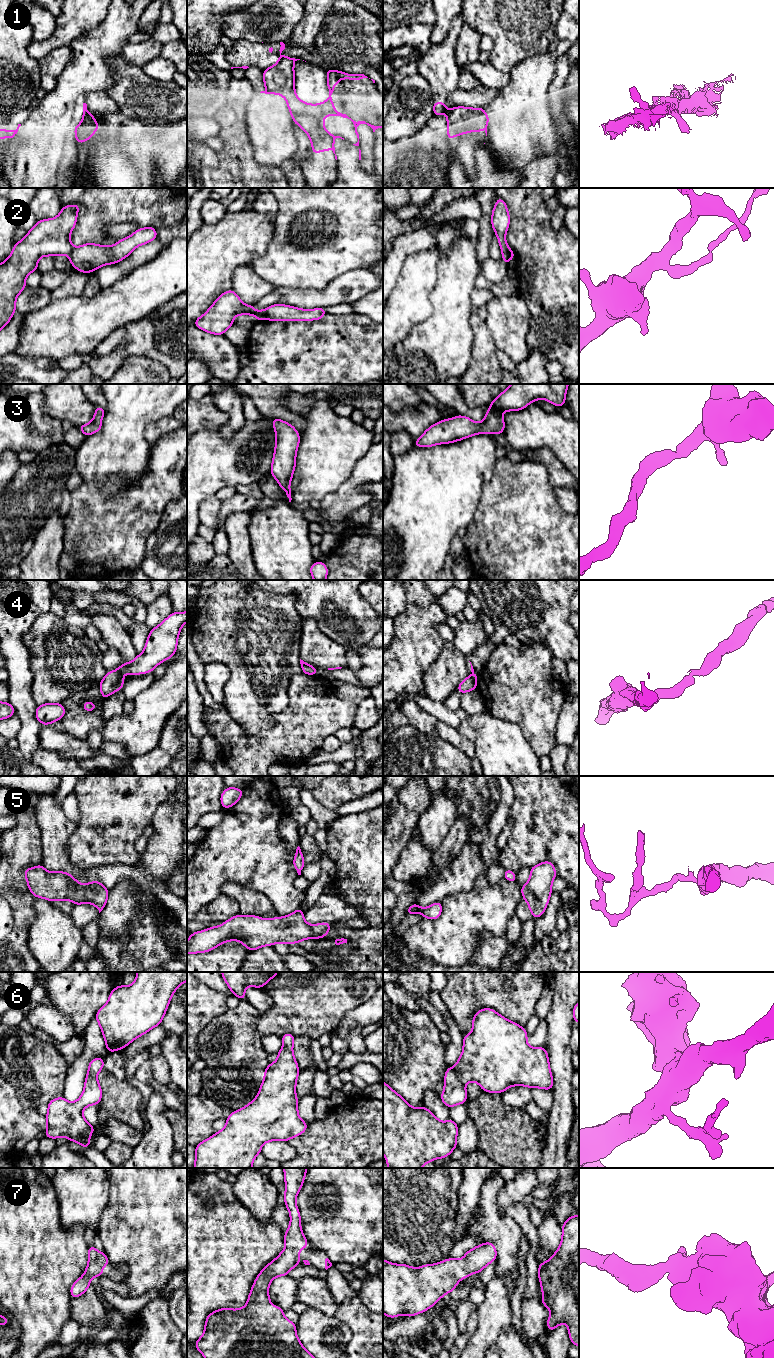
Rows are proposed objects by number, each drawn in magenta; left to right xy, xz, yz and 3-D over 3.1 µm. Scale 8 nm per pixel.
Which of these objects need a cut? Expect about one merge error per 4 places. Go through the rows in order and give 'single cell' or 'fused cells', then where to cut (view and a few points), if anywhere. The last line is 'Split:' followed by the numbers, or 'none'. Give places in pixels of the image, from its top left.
1: fused cells; cut xz (282, 56), (278, 63)
2: fused cells; cut yz (511, 250), (504, 250), (502, 252)
3: single cell; cut none
4: fused cells; cut xy (115, 670), (120, 673)
5: single cell; cut none
6: single cell; cut none
7: single cell; cut none
Split: 1, 2, 4

